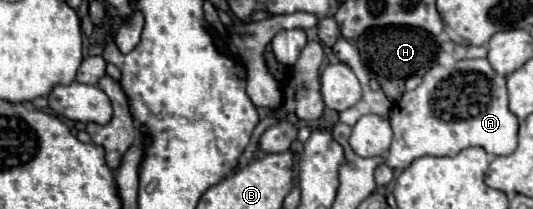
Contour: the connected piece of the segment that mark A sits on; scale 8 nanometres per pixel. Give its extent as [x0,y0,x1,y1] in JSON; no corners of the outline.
[387,59,517,169]

